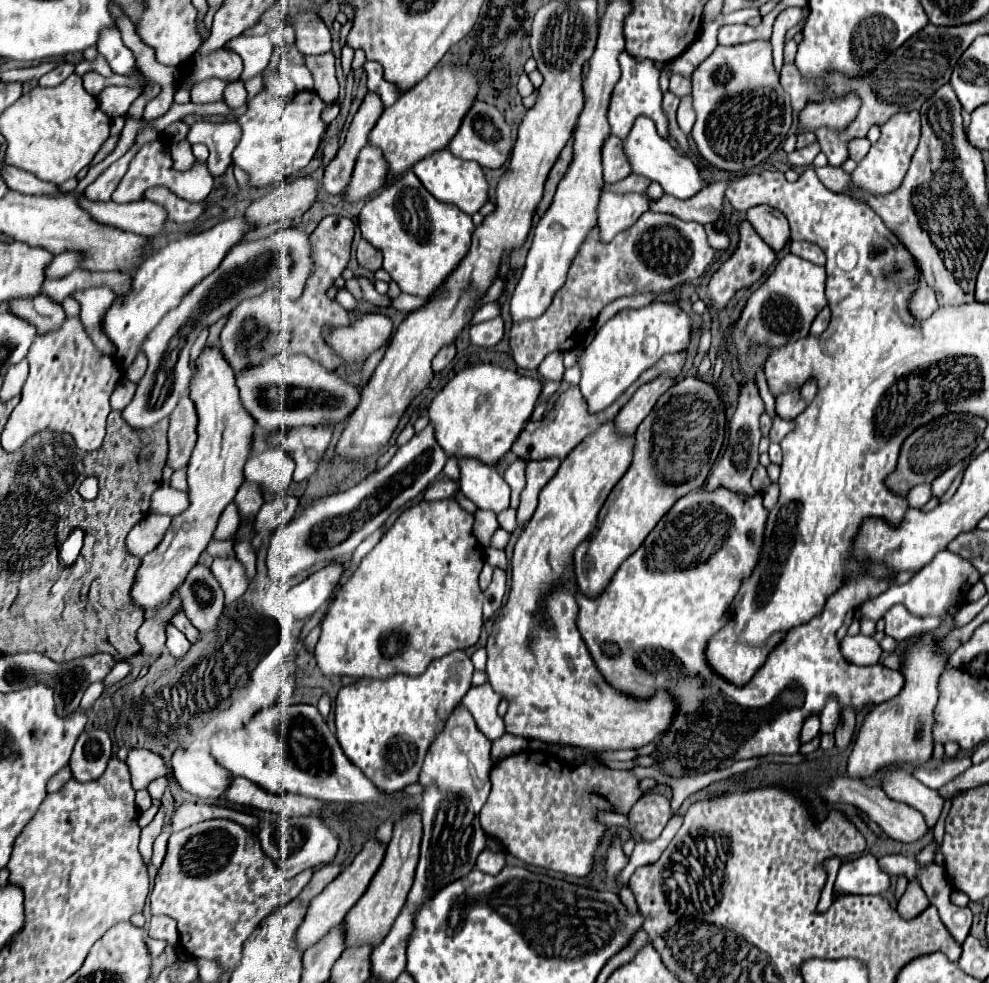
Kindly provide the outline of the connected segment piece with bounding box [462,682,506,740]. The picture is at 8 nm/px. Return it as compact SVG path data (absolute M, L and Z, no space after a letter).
M484 682L480 686L472 686L470 692L462 698L462 704L470 710L478 728L490 740L496 740L506 732L502 718L496 714L498 702L500 702L500 696L492 690L492 686L488 682Z

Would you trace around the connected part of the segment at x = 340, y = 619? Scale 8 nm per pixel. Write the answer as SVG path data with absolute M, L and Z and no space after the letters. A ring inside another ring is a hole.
M454 498L432 500L432 502L420 500L418 504L412 504L396 518L396 522L390 526L390 530L386 530L384 536L380 538L380 542L372 548L372 552L368 552L362 558L362 562L356 568L356 572L352 574L352 578L342 586L342 590L338 592L334 604L330 606L330 610L322 622L322 634L320 634L318 644L314 646L314 658L316 658L316 664L322 670L322 674L326 674L326 676L358 676L358 678L388 678L396 672L406 672L410 676L416 676L416 674L422 674L432 660L446 656L448 652L452 652L456 648L468 648L468 646L476 644L482 624L484 624L484 616L482 616L484 594L482 594L482 588L478 586L478 574L482 570L486 556L484 556L482 544L472 534L472 520L474 520L472 514L462 510Z

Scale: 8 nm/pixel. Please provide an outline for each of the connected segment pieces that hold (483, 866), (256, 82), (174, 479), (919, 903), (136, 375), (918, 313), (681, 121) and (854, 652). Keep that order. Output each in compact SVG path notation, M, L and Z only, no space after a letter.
M484 850L478 860L476 860L476 868L478 870L484 870L488 874L496 874L500 872L500 868L506 864L504 860L504 852L490 852L490 850Z
M259 74L258 76L244 82L248 94L247 102L252 100L252 98L262 90L262 81L262 75Z
M187 467L180 468L180 470L173 472L170 480L171 487L174 489L187 491Z
M910 880L906 892L902 894L902 898L896 904L896 910L904 916L904 918L914 918L918 916L926 906L928 906L928 898L924 894L924 890L920 888L918 880Z
M139 352L130 368L126 370L124 377L137 384L147 370L148 361L143 352Z
M924 280L922 284L918 286L914 298L912 298L912 304L910 304L910 310L916 318L928 318L934 310L938 310L938 300L936 300L936 294Z
M690 95L682 97L677 110L677 122L680 129L686 134L691 133L695 123L696 115L692 106L692 98Z
M862 634L848 636L842 640L842 654L848 662L858 666L870 666L876 664L882 656L882 648L874 638L866 638Z

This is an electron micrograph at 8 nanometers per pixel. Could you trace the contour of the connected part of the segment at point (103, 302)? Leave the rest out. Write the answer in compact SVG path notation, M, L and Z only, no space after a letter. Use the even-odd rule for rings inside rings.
M98 286L98 288L88 288L82 292L72 294L78 304L80 304L80 320L92 338L95 346L100 352L105 352L108 348L109 340L104 334L102 320L110 306L118 300L118 296L108 286Z

